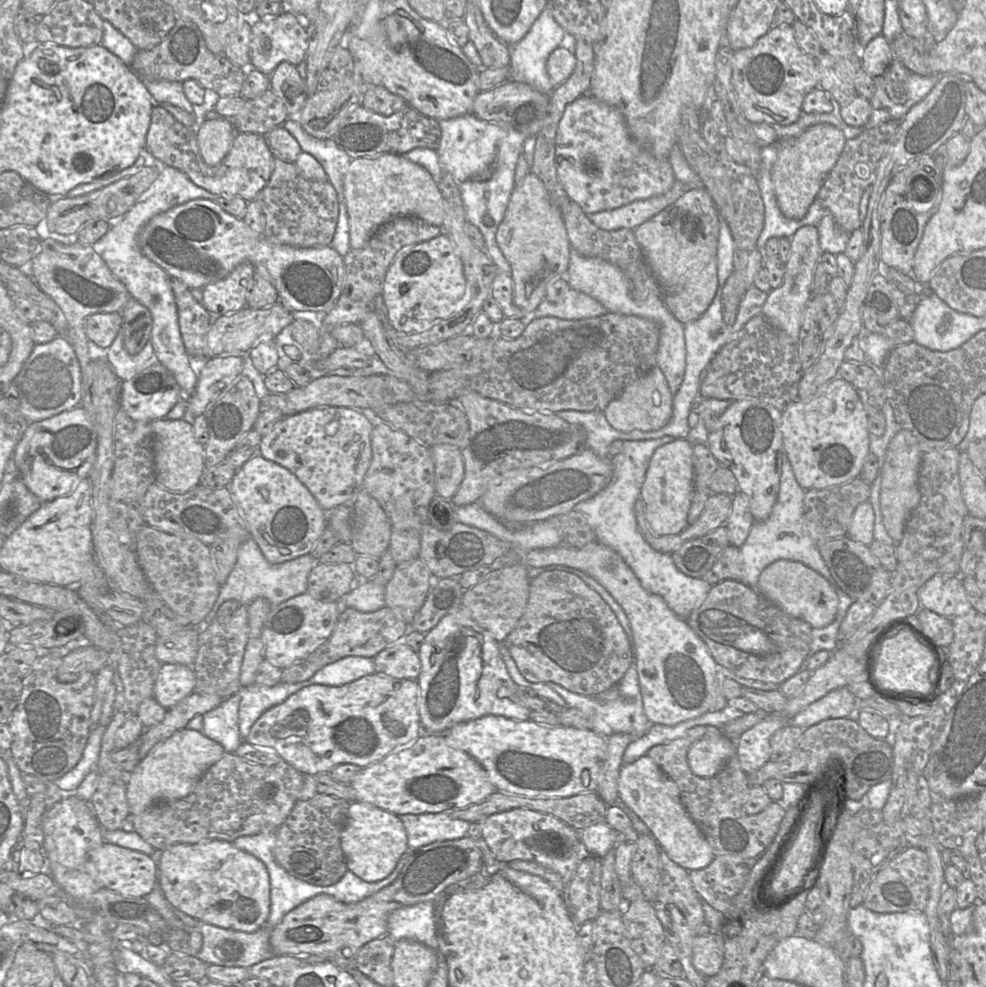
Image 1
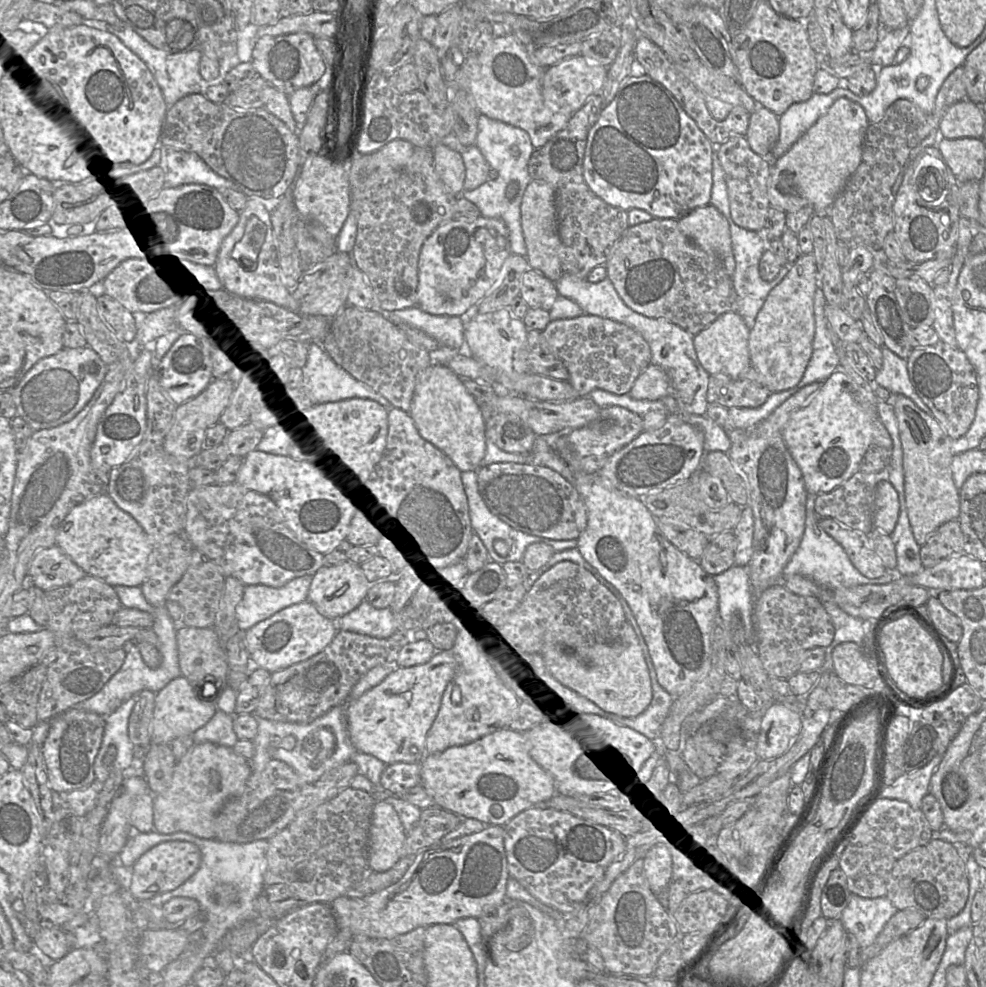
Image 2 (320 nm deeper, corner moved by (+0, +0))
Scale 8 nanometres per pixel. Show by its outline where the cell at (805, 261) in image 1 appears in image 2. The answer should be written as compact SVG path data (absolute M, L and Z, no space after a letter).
M801 254L795 262L792 263L787 275L782 279L782 281L777 284L768 294L762 308L758 312L755 324L753 328L750 329L749 333L749 340L748 340L748 347L749 347L749 353L750 353L750 359L751 359L751 365L757 370L760 381L773 393L773 392L780 392L784 390L791 389L795 387L799 381L801 380L805 369L807 367L807 364L809 362L809 359L811 358L812 354L812 344L813 344L813 338L815 333L815 324L814 324L814 308L813 308L813 300L814 300L814 294L815 290L818 287L818 273L817 268L815 264L815 258L813 254Z

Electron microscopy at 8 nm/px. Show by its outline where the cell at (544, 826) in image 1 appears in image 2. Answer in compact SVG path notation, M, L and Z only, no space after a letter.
M528 808L503 827L510 877L565 917L580 909L589 891L626 846L626 838L618 831L553 808Z

